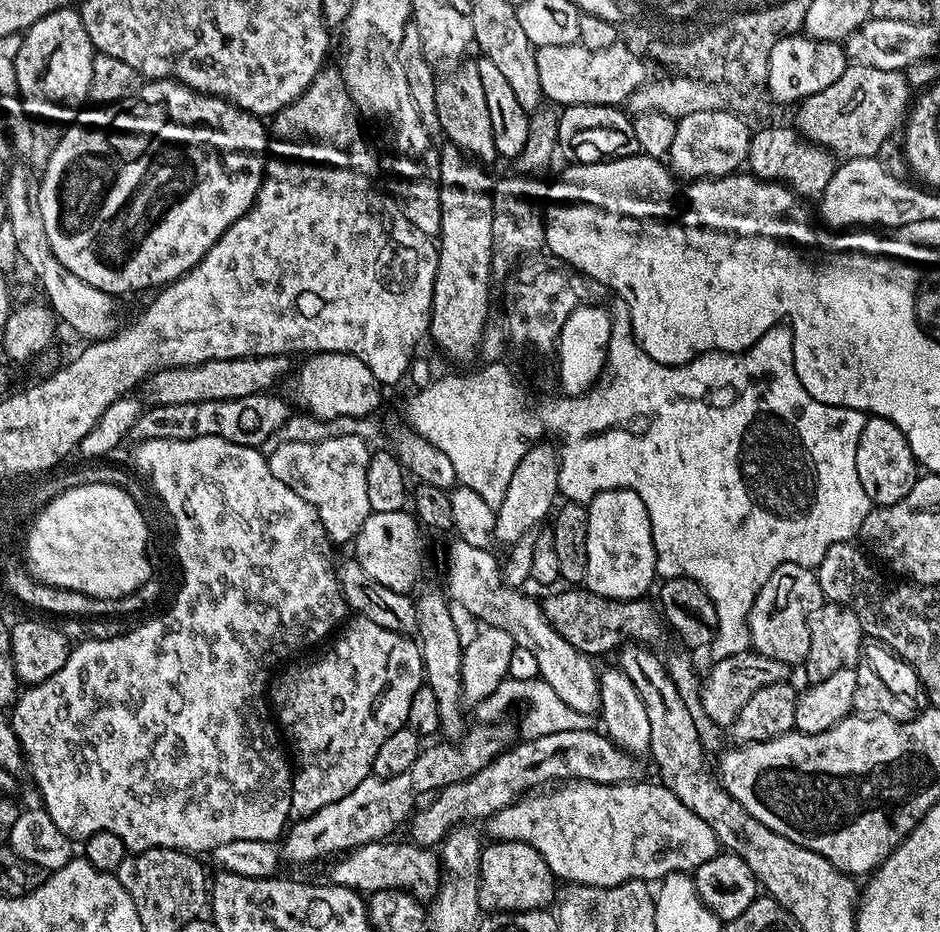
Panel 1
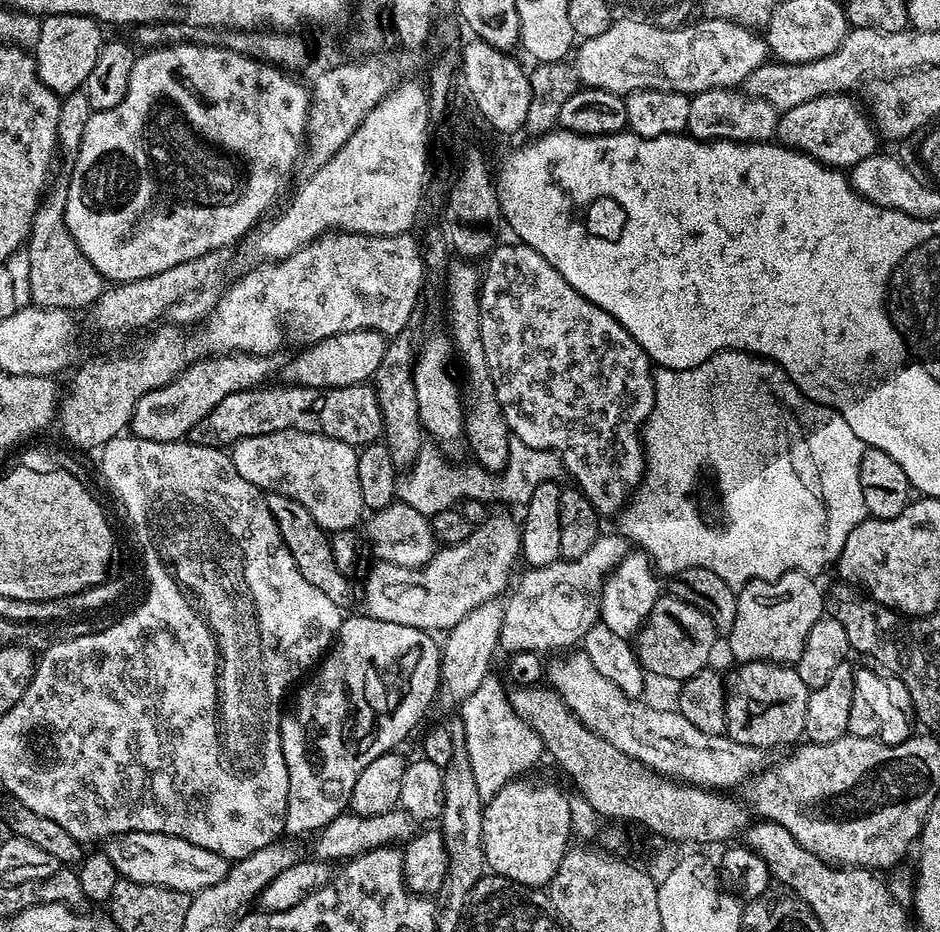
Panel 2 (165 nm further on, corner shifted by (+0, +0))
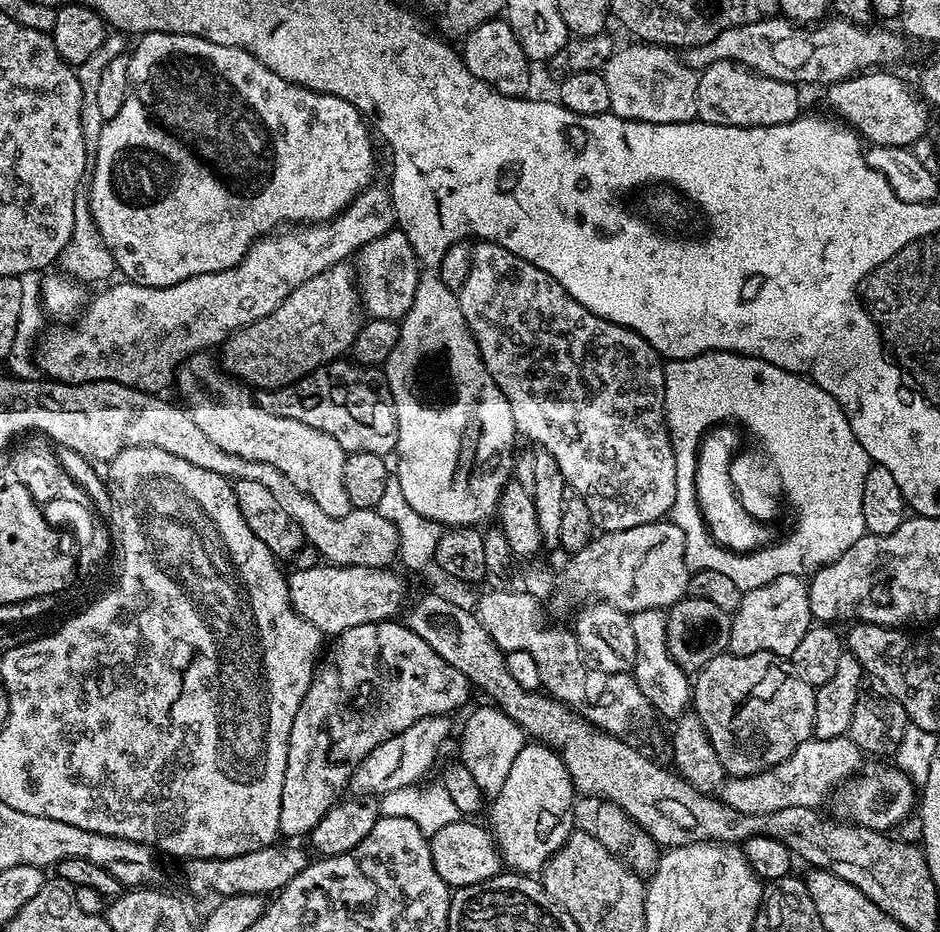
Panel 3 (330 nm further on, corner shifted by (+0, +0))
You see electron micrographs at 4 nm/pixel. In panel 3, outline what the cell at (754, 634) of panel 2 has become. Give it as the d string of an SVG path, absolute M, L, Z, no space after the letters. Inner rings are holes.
M779 576L766 586L749 588L741 595L740 605L736 612L731 613L732 629L728 639L727 651L734 656L772 652L776 656L791 658L798 650L798 644L803 636L813 627L814 621L810 610L807 583L799 576Z

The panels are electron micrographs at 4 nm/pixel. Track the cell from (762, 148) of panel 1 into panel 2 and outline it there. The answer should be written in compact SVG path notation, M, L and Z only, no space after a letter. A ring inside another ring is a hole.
M837 94L814 98L810 102L802 102L802 106L794 106L790 110L779 113L776 122L776 136L779 143L786 148L795 148L798 152L813 156L818 163L826 164L829 168L837 170L851 170L858 162L862 162L862 158L877 155L878 133L873 121L870 119L869 113L863 107L860 109L850 97L851 95L848 94Z

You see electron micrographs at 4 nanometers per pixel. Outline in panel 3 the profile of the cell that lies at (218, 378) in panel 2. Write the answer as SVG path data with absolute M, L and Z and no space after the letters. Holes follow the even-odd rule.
M351 263L335 264L302 282L266 318L233 332L222 345L219 363L229 377L256 390L281 388L349 351L362 323L362 305Z

